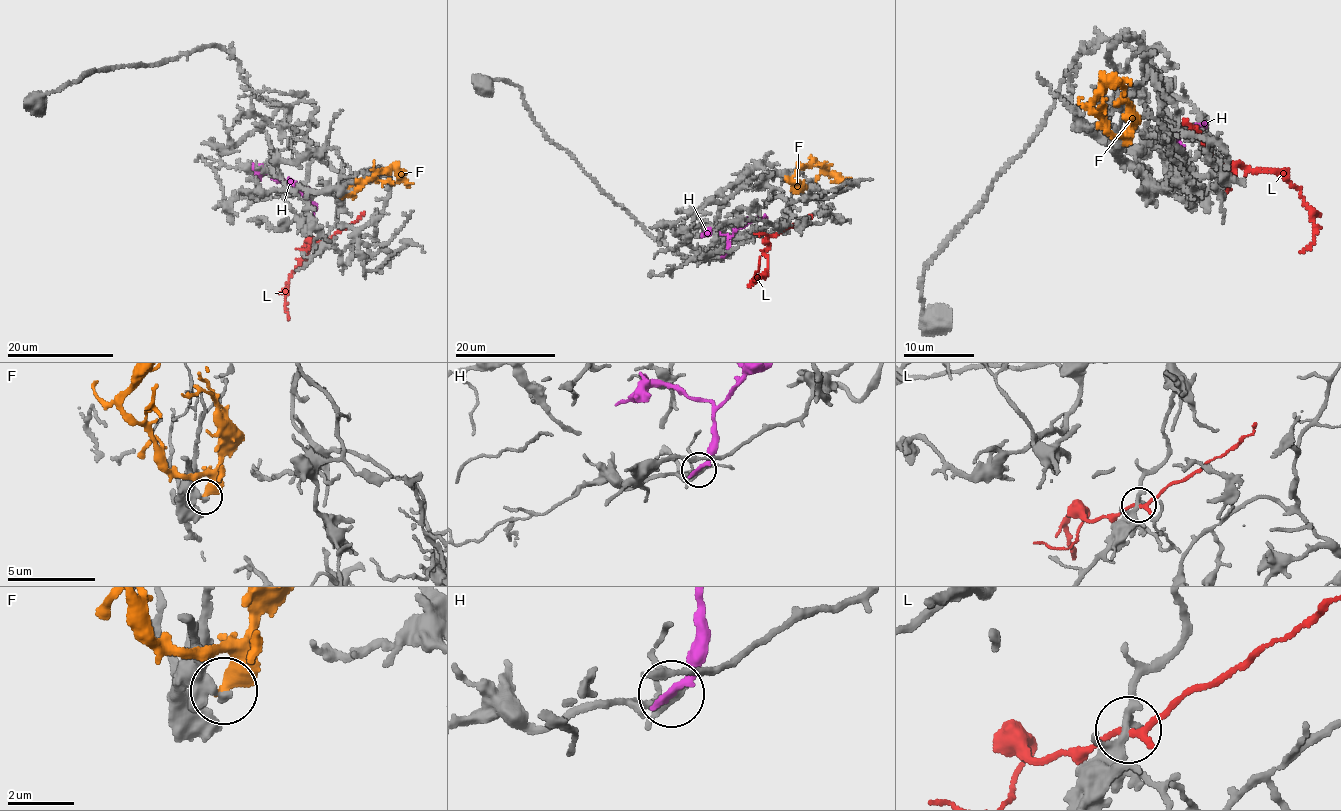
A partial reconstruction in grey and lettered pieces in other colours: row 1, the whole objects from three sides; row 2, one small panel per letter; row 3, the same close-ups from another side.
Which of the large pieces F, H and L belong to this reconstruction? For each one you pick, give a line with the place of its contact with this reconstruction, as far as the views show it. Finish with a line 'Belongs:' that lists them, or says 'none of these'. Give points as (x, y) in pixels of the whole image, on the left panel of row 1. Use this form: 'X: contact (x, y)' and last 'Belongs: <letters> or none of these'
Belongs: none of these

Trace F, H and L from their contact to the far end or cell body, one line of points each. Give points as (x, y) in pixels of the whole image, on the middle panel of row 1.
F: (785, 177), (790, 178), (802, 166), (815, 160), (826, 166), (838, 179), (849, 183)
H: (724, 255), (728, 239), (746, 221), (765, 219), (764, 216)
L: (783, 230), (767, 240), (764, 252), (767, 257), (766, 275), (753, 282), (760, 256)

